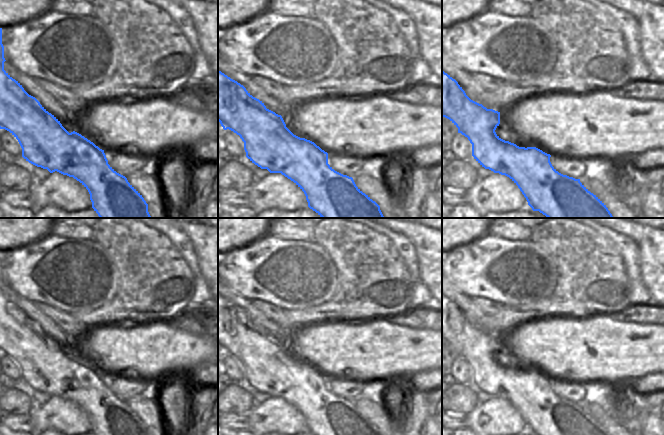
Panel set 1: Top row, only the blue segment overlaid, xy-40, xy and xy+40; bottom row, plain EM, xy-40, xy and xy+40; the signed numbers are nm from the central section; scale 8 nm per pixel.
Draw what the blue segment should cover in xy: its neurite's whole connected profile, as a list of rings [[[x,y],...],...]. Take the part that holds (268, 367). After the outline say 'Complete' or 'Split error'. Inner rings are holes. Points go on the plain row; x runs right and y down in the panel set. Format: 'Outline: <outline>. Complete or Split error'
Outline: [[[218,294],[218,345],[244,366],[246,381],[261,393],[281,397],[305,418],[313,435],[381,435],[380,430],[355,408],[352,401],[335,395],[328,388],[328,377],[314,366],[294,359],[281,339],[266,332],[246,312]]]. Complete.

